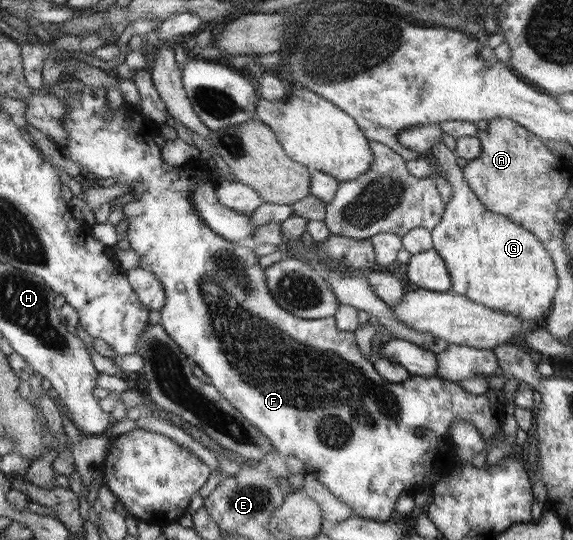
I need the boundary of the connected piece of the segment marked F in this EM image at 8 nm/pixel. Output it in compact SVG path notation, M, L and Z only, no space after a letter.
M65 76L60 79L59 83L70 82L70 88L76 95L80 91L79 99L70 97L64 99L66 103L66 116L64 116L63 126L66 131L66 141L68 146L62 146L66 149L66 153L76 163L79 163L83 168L86 168L90 173L98 176L100 179L108 179L112 177L117 182L126 184L132 195L138 197L134 203L128 203L122 206L122 219L127 221L129 226L127 231L127 239L130 242L132 250L139 255L139 266L151 271L162 284L166 294L164 307L160 310L161 319L160 325L164 327L166 333L179 345L180 351L184 355L190 357L196 365L209 377L210 383L222 393L222 395L250 422L255 425L268 439L278 452L288 456L298 457L302 459L305 465L306 473L315 474L317 480L326 486L338 499L341 499L345 504L348 504L356 516L365 517L366 519L376 521L386 521L391 517L394 510L394 505L398 501L398 497L402 493L408 493L409 489L414 485L421 485L433 473L441 474L444 478L451 468L454 468L458 463L454 456L448 430L450 424L457 419L469 421L478 429L480 435L488 441L494 439L494 435L498 435L503 430L504 421L504 404L502 401L494 403L486 396L486 394L475 395L464 390L460 383L453 382L438 376L419 376L411 375L403 383L394 383L384 379L378 375L372 359L366 359L361 354L356 343L356 338L353 331L344 331L336 323L333 316L324 319L300 319L300 316L292 315L292 312L286 311L280 307L268 291L265 269L258 265L258 261L254 257L254 253L248 249L247 244L232 242L224 239L212 231L210 227L204 224L204 220L200 220L200 213L196 212L196 208L192 206L191 191L200 182L215 183L214 178L208 180L209 167L211 162L200 157L193 161L187 161L183 165L168 165L161 156L161 149L156 145L154 139L147 134L144 129L140 129L140 123L136 123L132 119L132 115L126 111L126 105L118 107L116 111L112 111L108 105L107 93L104 88L92 88L84 85L77 79L76 76Z

